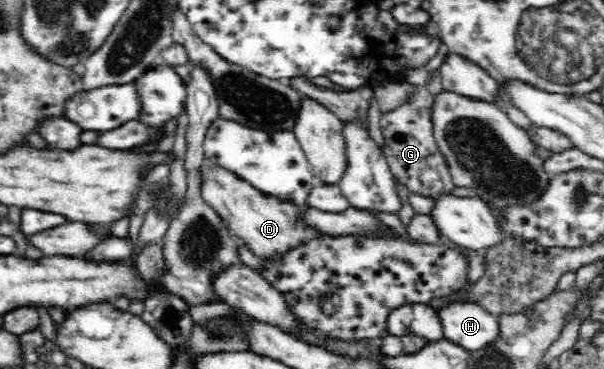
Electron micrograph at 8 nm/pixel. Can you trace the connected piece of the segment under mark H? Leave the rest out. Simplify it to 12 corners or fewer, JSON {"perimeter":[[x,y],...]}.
{"perimeter":[[474,302],[441,309],[445,339],[469,352],[498,339],[499,318]]}

